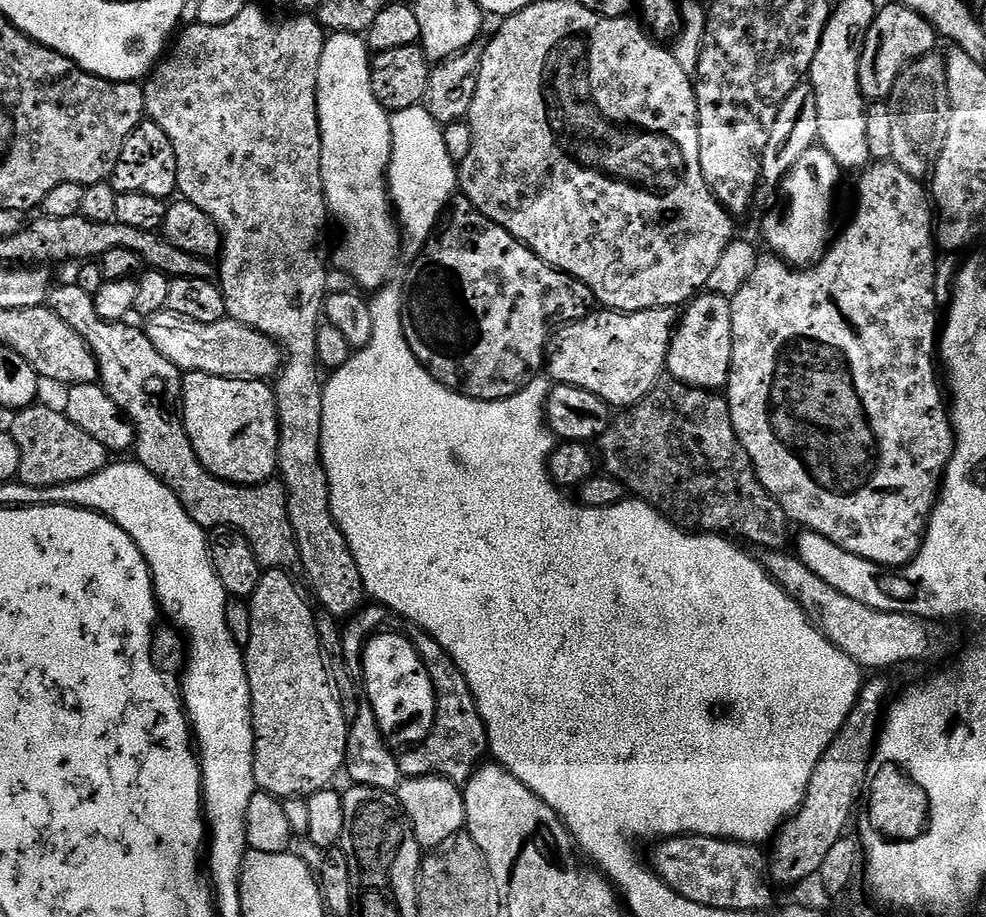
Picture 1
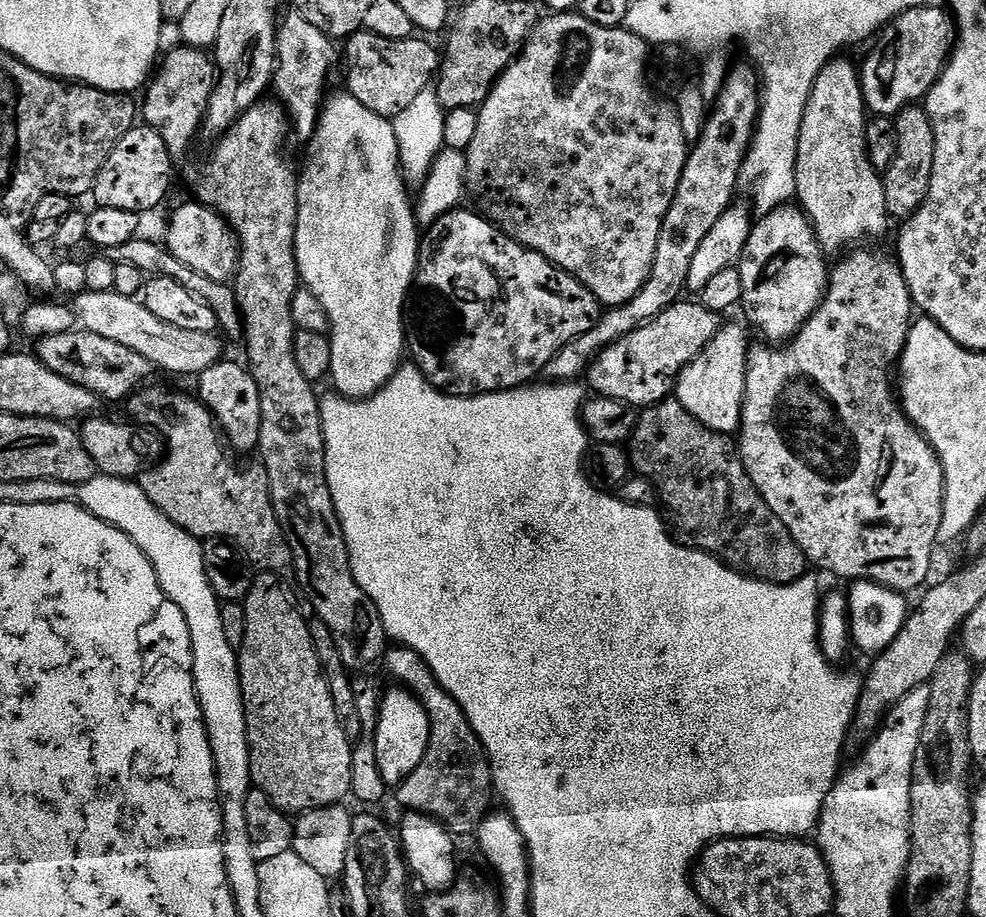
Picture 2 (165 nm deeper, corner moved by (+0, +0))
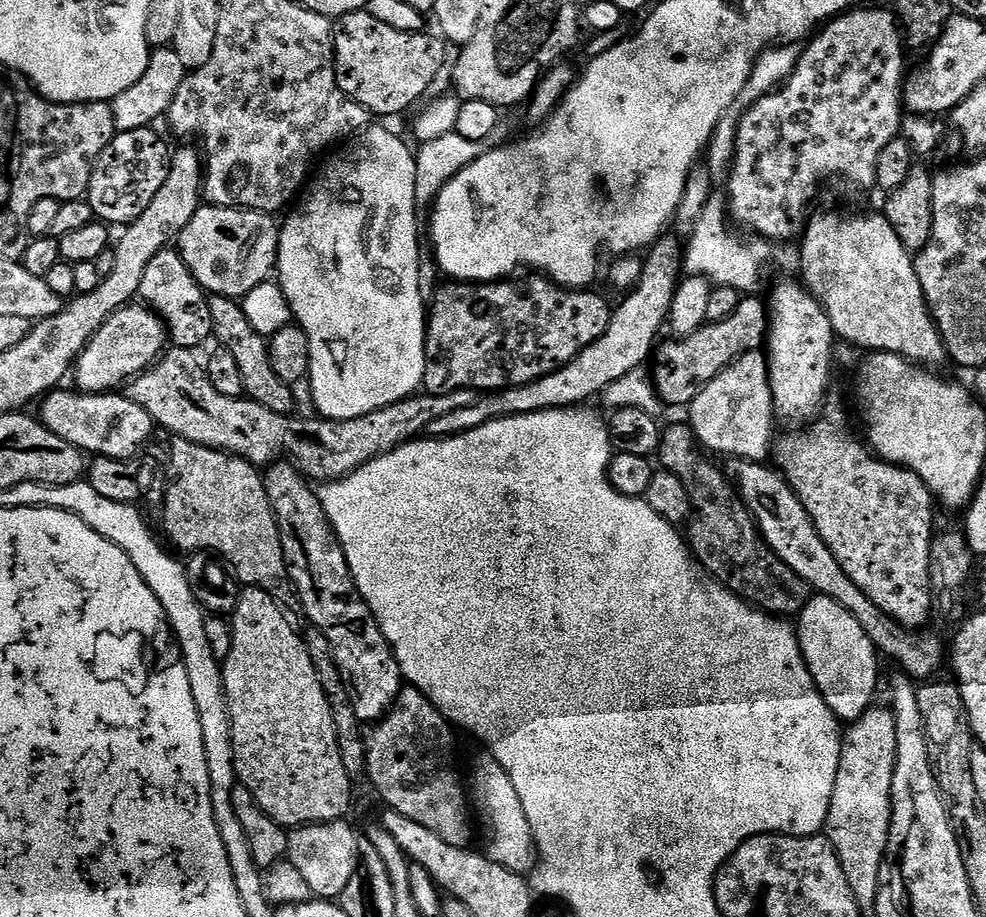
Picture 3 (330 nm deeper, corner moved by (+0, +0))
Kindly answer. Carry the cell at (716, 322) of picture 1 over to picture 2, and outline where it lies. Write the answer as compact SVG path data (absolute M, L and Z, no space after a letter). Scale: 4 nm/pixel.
M725 323L717 330L702 354L698 354L694 362L682 369L674 389L675 399L694 418L698 418L702 426L725 434L739 433L744 405L750 343L748 344L749 329L741 324Z

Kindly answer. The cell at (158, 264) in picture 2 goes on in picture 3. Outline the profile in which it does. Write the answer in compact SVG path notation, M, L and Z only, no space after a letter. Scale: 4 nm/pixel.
M217 296L214 300L214 336L219 347L225 348L230 354L234 354L234 362L238 362L238 370L242 373L244 396L274 410L275 413L291 415L296 404L294 402L293 387L285 384L270 364L268 352L268 340L250 326L246 319L243 303L231 296Z

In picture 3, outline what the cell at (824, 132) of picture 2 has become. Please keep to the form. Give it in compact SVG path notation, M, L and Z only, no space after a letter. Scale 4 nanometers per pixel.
M820 212L811 217L805 223L800 244L800 272L802 283L805 288L811 292L814 299L824 307L824 312L830 318L832 323L832 331L837 337L840 336L848 344L857 344L860 348L868 348L869 353L889 352L890 354L898 354L902 358L911 360L913 364L921 366L936 366L932 364L940 364L946 360L944 350L944 339L941 338L940 332L936 328L936 323L932 320L932 316L928 313L928 303L922 294L922 282L918 282L918 274L916 273L916 261L913 253L906 250L906 246L902 246L902 242L898 239L898 234L894 231L894 226L890 226L890 222L882 214L876 216L839 216L836 212Z

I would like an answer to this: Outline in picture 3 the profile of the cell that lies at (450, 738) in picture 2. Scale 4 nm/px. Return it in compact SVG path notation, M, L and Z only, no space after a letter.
M411 686L401 687L398 698L392 703L392 708L387 714L385 714L383 720L379 721L376 725L373 725L370 732L365 733L365 740L367 742L367 770L365 772L367 783L372 783L374 787L380 791L378 793L379 799L384 799L383 802L387 807L394 809L398 814L402 814L406 818L414 818L414 822L420 823L422 826L426 826L426 830L434 830L434 834L438 834L438 838L442 838L442 842L450 842L450 846L462 846L463 848L469 847L473 842L472 840L472 820L468 817L468 804L470 808L470 800L466 795L465 781L458 780L456 776L456 768L452 765L452 746L456 742L456 736L454 733L454 726L447 718L443 716L438 709L434 706L434 702L430 702L430 698L426 693L420 692L418 689Z

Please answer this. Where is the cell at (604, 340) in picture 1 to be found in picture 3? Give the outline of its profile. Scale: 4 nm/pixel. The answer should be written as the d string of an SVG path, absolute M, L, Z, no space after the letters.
M748 294L743 297L738 306L738 310L730 318L726 318L717 324L705 324L694 334L681 336L679 338L668 338L668 341L661 343L654 352L654 363L650 368L650 379L652 385L656 387L656 395L660 397L665 405L683 409L691 405L696 395L702 391L713 378L721 372L723 368L728 368L742 354L747 352L759 352L765 347L768 339L768 305L763 299L759 300L759 295Z

